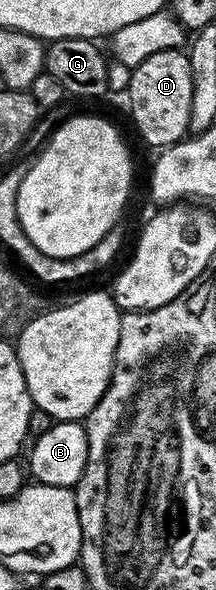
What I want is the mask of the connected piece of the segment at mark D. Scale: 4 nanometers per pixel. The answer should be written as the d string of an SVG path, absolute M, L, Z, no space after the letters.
M174 48L161 50L161 54L153 54L145 58L141 66L131 69L131 81L125 91L126 98L131 99L131 116L135 119L135 128L139 136L155 150L170 148L179 143L189 132L189 110L193 106L193 74L191 73L191 57L186 51Z

